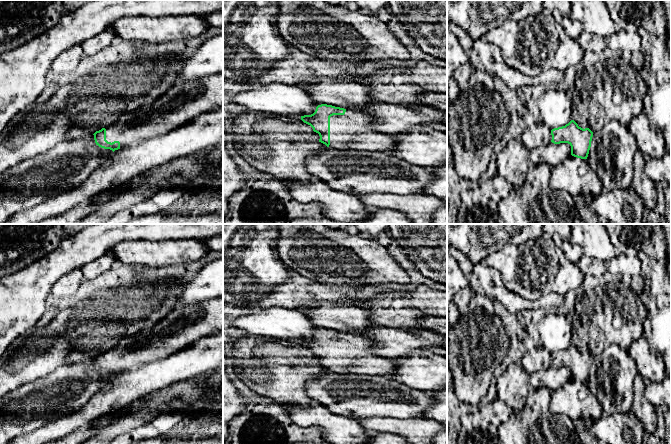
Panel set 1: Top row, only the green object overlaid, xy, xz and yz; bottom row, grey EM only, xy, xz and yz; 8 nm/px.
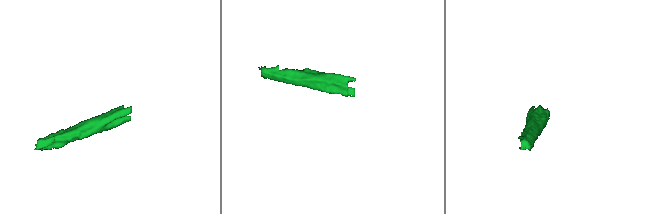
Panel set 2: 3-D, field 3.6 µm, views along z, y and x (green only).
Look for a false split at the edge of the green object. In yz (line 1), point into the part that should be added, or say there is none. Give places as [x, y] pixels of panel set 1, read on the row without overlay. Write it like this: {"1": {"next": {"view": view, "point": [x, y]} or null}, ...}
{"1": {"next": null}}

